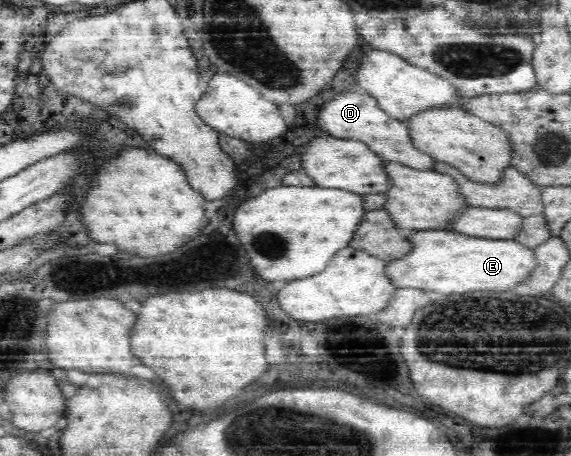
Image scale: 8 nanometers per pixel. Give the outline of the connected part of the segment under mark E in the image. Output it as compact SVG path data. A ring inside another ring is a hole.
M412 229L404 232L407 251L382 263L382 274L395 288L418 288L452 295L478 288L514 287L532 267L530 248L512 239L490 239L456 234L448 229Z

